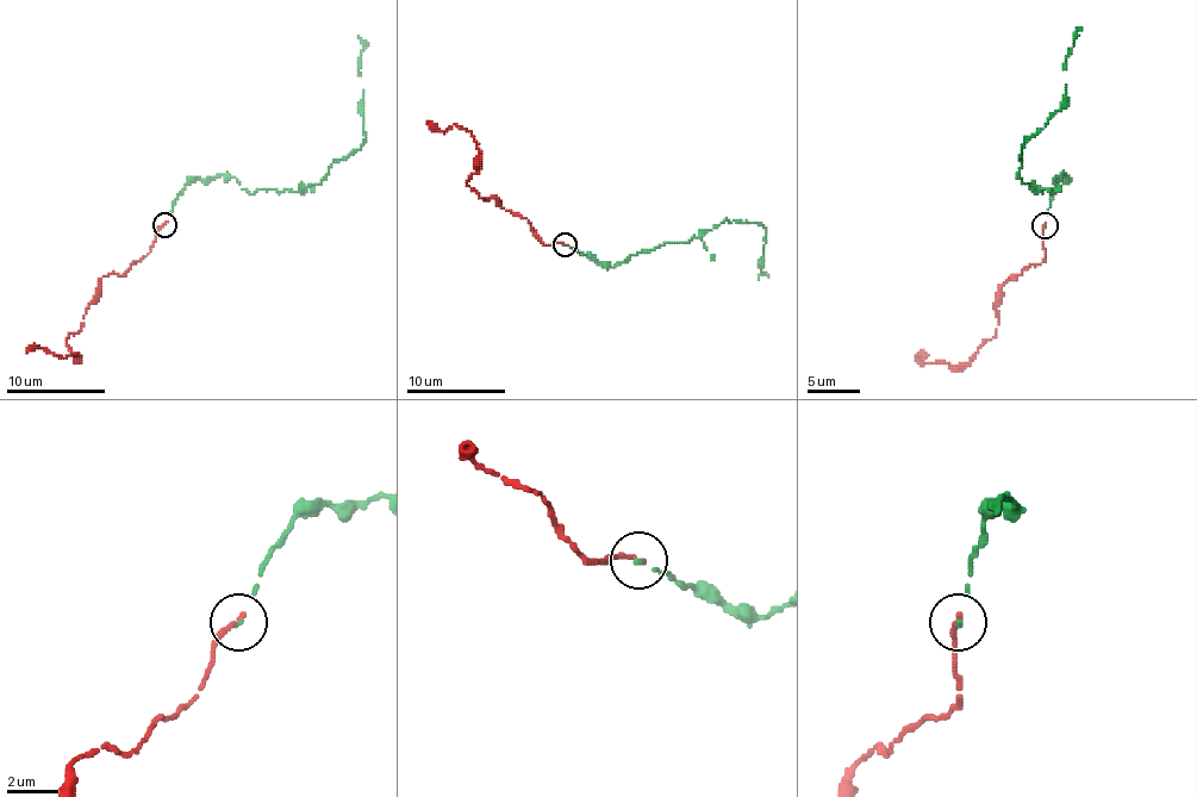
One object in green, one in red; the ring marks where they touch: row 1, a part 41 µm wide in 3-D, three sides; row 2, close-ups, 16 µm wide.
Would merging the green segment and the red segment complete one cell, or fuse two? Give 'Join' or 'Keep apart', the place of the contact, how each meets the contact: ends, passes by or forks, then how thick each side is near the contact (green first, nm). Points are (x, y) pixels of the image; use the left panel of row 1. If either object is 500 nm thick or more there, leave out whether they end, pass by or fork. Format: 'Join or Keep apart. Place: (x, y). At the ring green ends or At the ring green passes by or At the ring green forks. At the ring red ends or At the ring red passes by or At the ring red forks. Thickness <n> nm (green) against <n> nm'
Join. Place: (164, 224). At the ring green ends. At the ring red ends. Thickness 140 nm (green) against 240 nm

